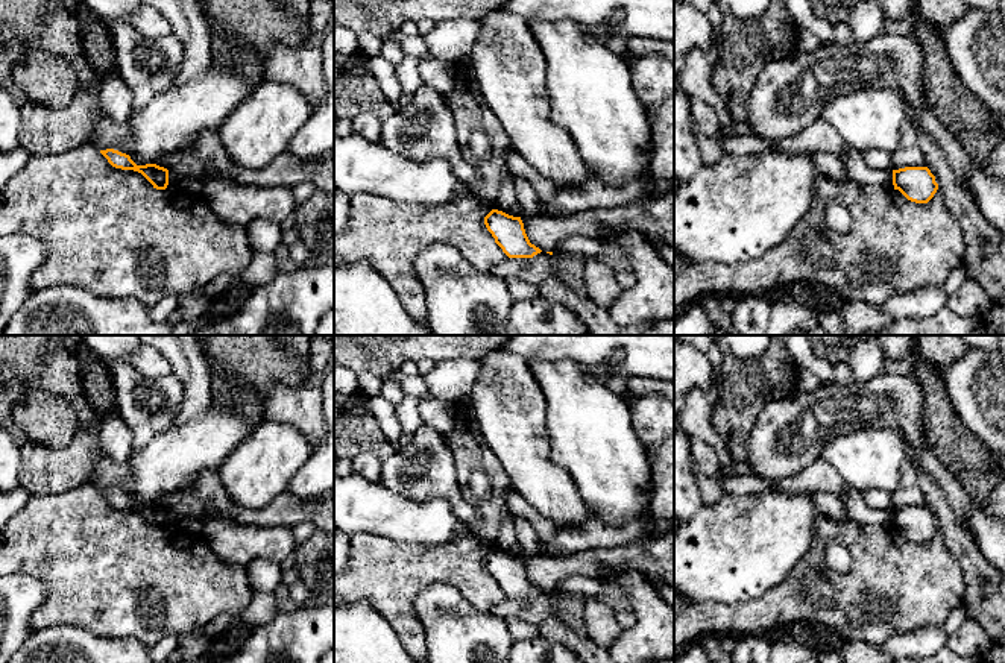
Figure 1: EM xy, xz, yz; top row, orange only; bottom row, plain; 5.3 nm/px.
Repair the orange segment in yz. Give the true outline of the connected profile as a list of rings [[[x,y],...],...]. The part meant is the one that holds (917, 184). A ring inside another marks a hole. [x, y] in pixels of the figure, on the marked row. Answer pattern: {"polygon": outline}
{"polygon": [[[905,167],[893,170],[893,185],[908,200],[928,203],[938,190],[935,176],[928,167]]]}

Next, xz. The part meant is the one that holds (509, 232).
{"polygon": [[[492,209],[484,217],[484,225],[509,258],[533,258],[542,252],[530,243],[521,217]]]}

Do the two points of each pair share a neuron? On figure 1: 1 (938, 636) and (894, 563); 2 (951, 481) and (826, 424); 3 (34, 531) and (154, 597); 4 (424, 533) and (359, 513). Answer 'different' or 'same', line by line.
1: different
2: same
3: same
4: same

